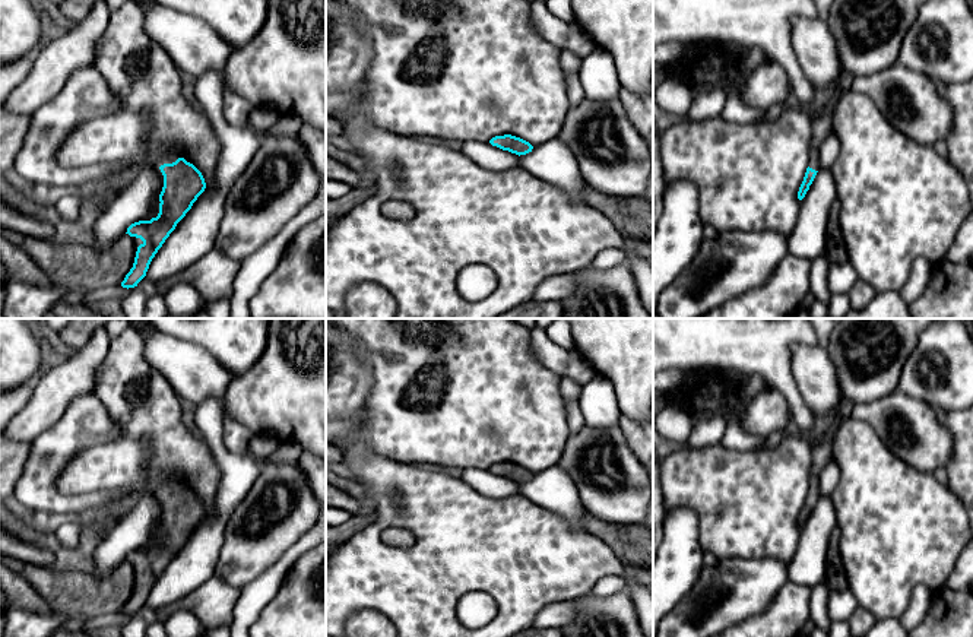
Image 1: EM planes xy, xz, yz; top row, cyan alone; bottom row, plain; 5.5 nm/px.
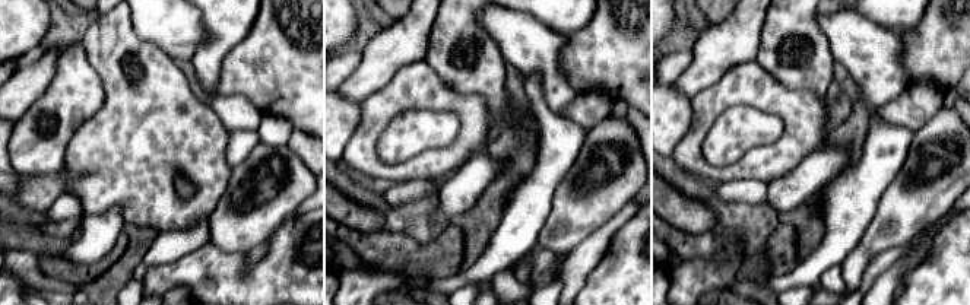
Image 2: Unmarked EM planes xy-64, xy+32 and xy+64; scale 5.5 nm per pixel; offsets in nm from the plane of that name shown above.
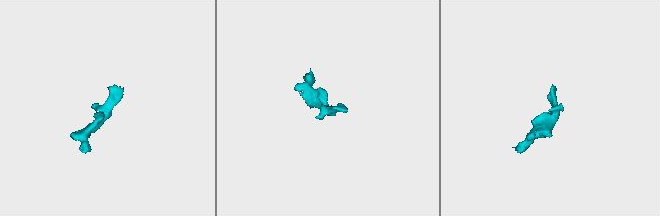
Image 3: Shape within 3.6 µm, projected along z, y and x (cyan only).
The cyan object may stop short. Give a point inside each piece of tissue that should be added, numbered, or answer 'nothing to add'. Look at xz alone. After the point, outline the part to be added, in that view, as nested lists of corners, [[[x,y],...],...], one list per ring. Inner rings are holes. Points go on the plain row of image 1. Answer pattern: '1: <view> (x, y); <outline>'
nothing to add

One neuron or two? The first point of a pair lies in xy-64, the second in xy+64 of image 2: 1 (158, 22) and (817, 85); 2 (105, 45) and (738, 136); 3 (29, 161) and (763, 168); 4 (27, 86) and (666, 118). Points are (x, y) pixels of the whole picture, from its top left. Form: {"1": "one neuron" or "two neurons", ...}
{"1": "two neurons", "2": "one neuron", "3": "one neuron", "4": "two neurons"}

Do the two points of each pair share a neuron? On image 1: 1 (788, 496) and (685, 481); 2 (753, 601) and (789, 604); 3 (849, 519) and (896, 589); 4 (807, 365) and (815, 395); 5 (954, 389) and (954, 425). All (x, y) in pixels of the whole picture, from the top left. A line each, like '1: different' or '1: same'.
1: same
2: different
3: same
4: same
5: different

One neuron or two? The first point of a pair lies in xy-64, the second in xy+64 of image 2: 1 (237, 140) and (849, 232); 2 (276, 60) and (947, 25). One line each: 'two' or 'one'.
1: one
2: one

